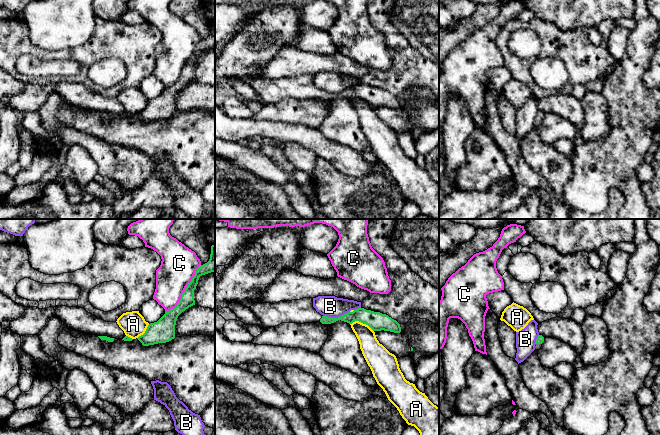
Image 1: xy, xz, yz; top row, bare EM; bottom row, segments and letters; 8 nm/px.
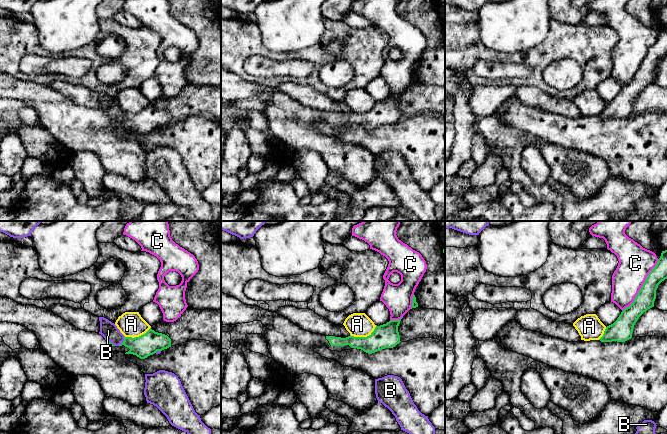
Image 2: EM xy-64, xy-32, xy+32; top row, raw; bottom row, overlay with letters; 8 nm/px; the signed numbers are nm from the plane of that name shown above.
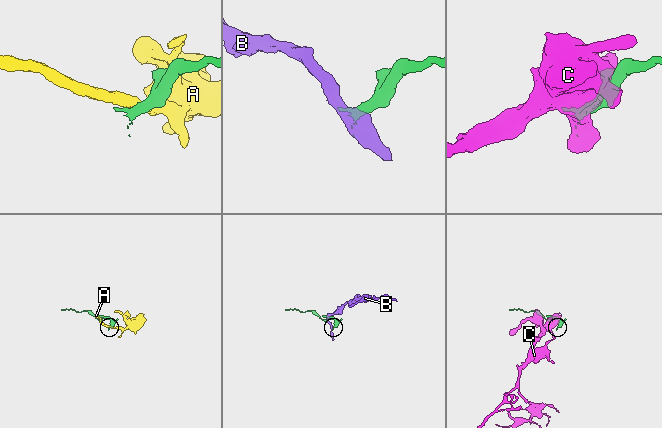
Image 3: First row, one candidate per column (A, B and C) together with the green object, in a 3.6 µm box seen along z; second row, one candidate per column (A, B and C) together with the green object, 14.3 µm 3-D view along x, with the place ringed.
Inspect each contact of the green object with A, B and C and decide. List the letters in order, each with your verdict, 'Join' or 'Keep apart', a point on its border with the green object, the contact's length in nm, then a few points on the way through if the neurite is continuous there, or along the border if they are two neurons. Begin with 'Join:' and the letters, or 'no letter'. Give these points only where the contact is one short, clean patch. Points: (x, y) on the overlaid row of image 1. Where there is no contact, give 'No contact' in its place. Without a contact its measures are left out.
Join: no letter
A: Keep apart. Touches green at xz (362, 322). Shared border 200 nm. Boundary: xz (350, 323), (360, 321), (373, 331)
B: Keep apart. Touches green at xz (336, 318). Shared border 220 nm
C: Keep apart. Touches green at xy (185, 290). Shared border 480 nm

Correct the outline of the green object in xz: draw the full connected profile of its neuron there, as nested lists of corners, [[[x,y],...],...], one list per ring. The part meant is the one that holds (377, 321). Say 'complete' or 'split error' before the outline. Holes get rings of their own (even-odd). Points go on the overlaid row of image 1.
split error; [[[312,298],[280,301],[275,304],[255,303],[250,309],[261,321],[264,328],[275,327],[282,323],[304,324],[321,322],[322,324],[331,324],[341,320],[349,324],[359,321],[368,325],[373,331],[401,332],[400,324],[396,320],[386,314],[366,310],[361,307],[338,318],[322,316],[313,307]]]

